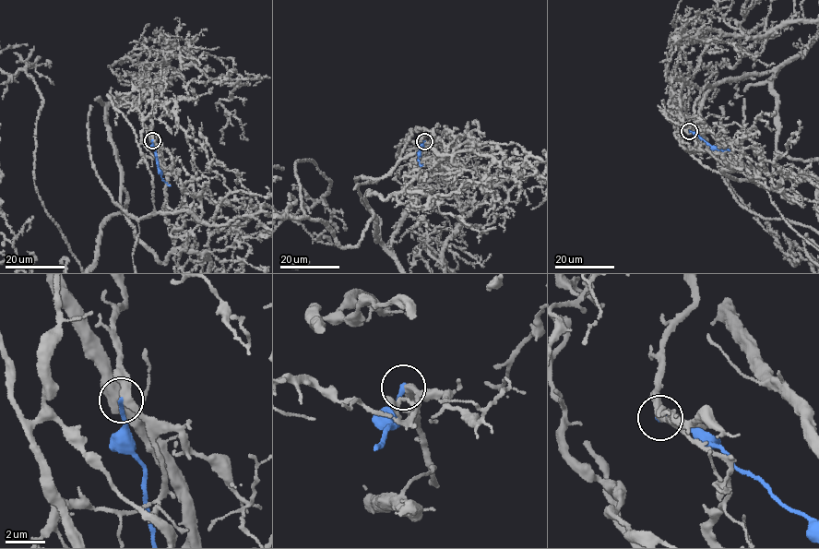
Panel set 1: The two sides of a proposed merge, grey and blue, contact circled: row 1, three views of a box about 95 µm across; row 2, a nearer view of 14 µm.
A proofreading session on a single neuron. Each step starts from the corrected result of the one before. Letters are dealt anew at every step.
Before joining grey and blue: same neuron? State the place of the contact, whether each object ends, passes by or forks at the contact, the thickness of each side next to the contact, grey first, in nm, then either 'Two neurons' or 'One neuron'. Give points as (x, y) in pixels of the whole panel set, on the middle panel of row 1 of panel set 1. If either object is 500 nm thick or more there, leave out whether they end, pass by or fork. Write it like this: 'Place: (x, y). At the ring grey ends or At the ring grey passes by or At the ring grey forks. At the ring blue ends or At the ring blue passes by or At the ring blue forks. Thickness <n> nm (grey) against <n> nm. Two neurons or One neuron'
Place: (424, 141). At the ring grey passes by. At the ring blue ends. Thickness 360 nm (grey) against 200 nm. Two neurons

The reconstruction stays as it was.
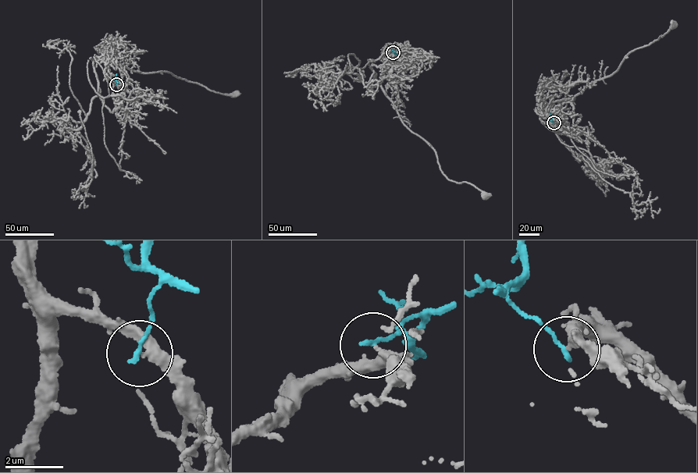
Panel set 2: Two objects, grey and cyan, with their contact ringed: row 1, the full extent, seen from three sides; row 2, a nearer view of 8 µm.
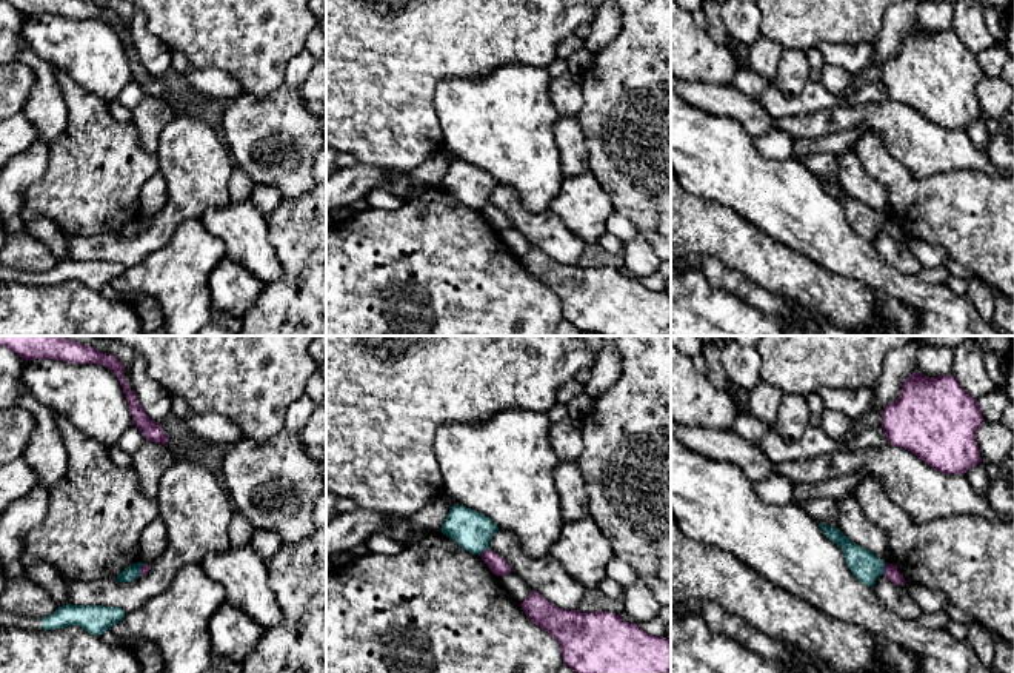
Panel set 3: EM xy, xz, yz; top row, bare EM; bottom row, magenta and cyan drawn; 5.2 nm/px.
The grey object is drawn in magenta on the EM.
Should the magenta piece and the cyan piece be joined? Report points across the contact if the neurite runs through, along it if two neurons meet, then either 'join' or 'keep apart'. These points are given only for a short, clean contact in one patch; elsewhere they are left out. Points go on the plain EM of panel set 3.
border yz (887, 219), (883, 228); keep apart

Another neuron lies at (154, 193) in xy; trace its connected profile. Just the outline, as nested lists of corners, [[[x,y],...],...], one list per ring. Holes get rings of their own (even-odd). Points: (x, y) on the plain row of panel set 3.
[[[160,172],[152,176],[140,193],[140,217],[151,220],[166,203],[168,188],[166,180]]]

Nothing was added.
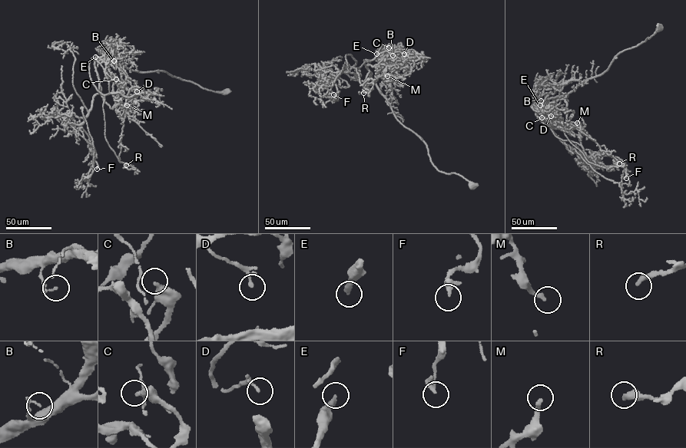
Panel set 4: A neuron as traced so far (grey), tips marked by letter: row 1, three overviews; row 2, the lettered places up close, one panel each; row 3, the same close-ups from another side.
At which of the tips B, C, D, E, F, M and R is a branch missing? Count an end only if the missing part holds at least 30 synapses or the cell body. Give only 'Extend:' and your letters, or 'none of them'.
Extend: E, M

